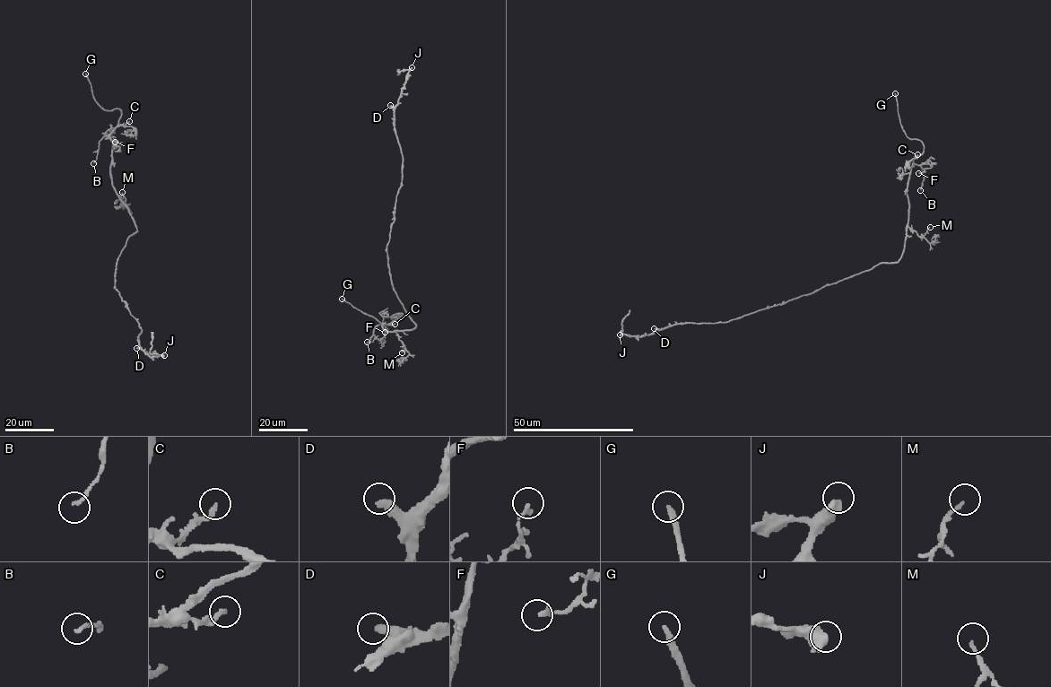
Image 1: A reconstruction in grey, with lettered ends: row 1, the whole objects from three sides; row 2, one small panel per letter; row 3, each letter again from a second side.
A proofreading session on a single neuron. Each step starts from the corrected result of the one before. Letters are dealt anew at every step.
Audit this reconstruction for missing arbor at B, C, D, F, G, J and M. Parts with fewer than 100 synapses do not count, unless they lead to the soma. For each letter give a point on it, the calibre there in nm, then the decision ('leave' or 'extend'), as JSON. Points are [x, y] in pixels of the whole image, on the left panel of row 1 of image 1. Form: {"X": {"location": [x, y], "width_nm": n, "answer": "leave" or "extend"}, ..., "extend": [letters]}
{"B": {"location": [93, 163], "width_nm": 150, "answer": "leave"}, "C": {"location": [129, 121], "width_nm": 200, "answer": "leave"}, "D": {"location": [136, 348], "width_nm": 360, "answer": "leave"}, "F": {"location": [115, 142], "width_nm": 200, "answer": "leave"}, "G": {"location": [85, 73], "width_nm": 240, "answer": "extend"}, "J": {"location": [164, 355], "width_nm": 550, "answer": "extend"}, "M": {"location": [122, 192], "width_nm": 150, "answer": "leave"}, "extend": ["G", "J"]}

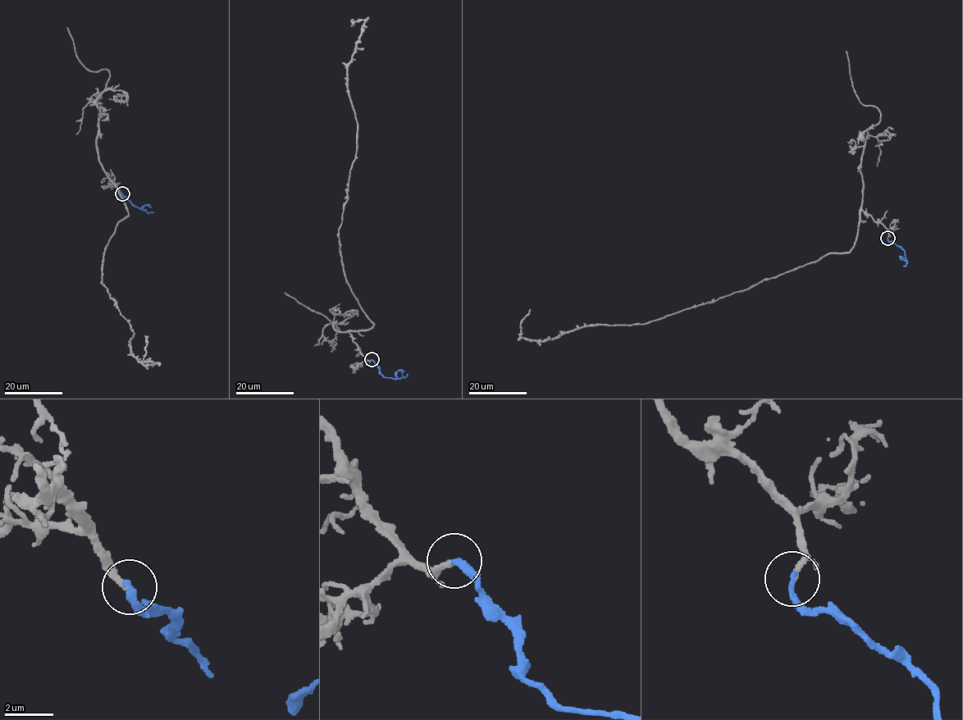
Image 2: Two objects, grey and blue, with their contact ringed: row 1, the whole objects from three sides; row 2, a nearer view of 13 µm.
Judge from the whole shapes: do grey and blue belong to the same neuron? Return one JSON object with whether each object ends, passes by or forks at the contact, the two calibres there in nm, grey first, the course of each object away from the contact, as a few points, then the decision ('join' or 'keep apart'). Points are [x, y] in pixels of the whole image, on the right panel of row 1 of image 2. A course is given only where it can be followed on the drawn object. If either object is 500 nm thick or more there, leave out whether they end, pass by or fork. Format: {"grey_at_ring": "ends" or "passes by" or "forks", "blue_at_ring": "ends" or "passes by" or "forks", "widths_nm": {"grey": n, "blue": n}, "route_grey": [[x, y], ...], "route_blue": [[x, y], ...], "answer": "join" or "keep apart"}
{"grey_at_ring": "ends", "blue_at_ring": "ends", "widths_nm": {"grey": 240, "blue": 260}, "route_grey": [[887, 237], [861, 210], [848, 252], [645, 323], [577, 327], [537, 341], [520, 336], [530, 309]], "route_blue": [[887, 237], [905, 251], [906, 260], [901, 256], [901, 260]], "answer": "join"}

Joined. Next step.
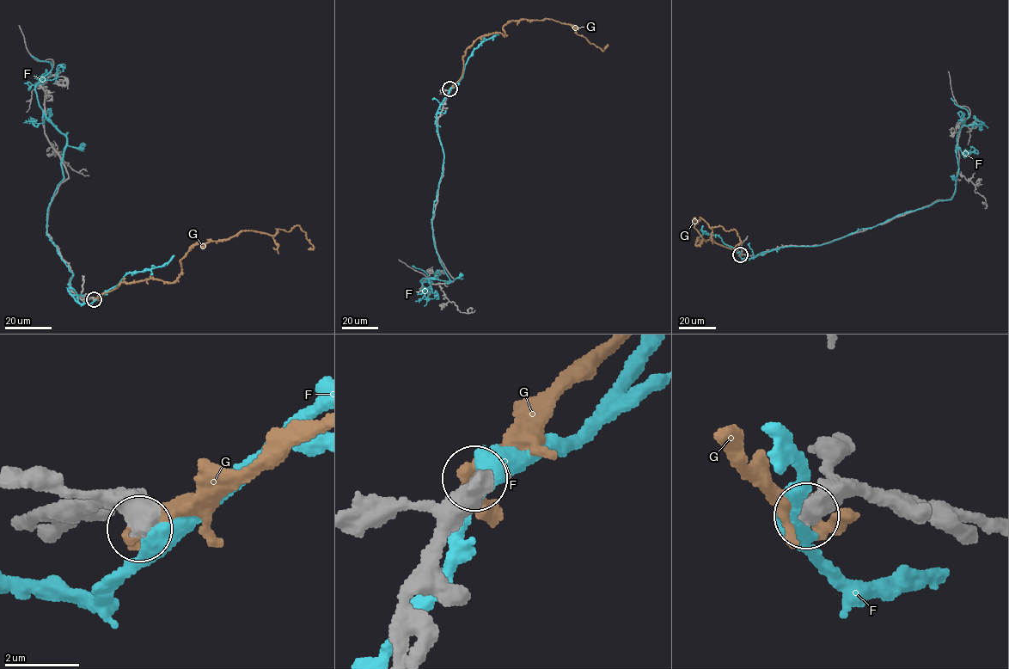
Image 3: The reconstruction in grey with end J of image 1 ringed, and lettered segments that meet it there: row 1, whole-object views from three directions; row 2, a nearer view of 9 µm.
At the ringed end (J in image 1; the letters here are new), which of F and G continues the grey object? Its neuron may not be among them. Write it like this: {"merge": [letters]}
{"merge": ["G"]}

